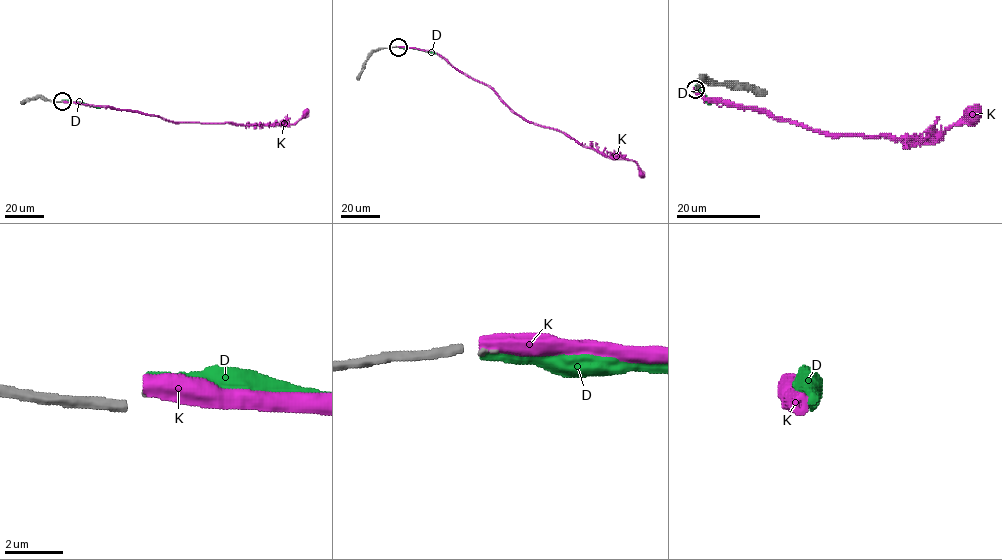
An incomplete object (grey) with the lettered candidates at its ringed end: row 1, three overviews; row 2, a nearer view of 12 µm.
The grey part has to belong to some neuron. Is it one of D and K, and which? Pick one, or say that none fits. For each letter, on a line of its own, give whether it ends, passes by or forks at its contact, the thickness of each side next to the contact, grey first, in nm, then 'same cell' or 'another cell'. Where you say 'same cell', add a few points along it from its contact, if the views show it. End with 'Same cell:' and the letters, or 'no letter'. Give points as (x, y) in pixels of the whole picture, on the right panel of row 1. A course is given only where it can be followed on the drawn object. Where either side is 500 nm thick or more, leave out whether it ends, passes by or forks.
D: it ends there; 110 nm thick on the grey side, 360 nm on the other; another cell
K: 110 nm thick on the grey side, 650 nm on the other; another cell
Same cell: no letter

